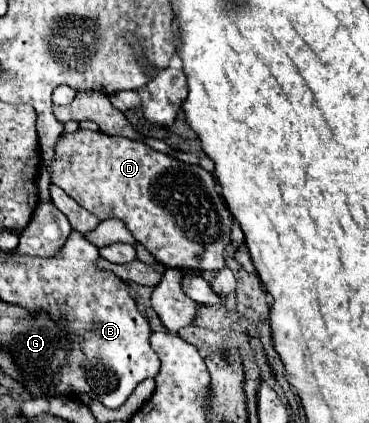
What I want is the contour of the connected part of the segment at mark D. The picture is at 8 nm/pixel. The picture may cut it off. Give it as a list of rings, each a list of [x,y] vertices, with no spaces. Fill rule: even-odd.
[[[78,129],[74,133],[62,133],[58,137],[50,177],[54,185],[64,189],[78,205],[94,213],[100,221],[110,217],[124,221],[136,241],[142,243],[166,267],[198,271],[214,271],[226,267],[224,249],[230,243],[232,215],[224,205],[214,175],[204,171],[200,165],[182,163],[170,155],[150,149],[142,141]]]

